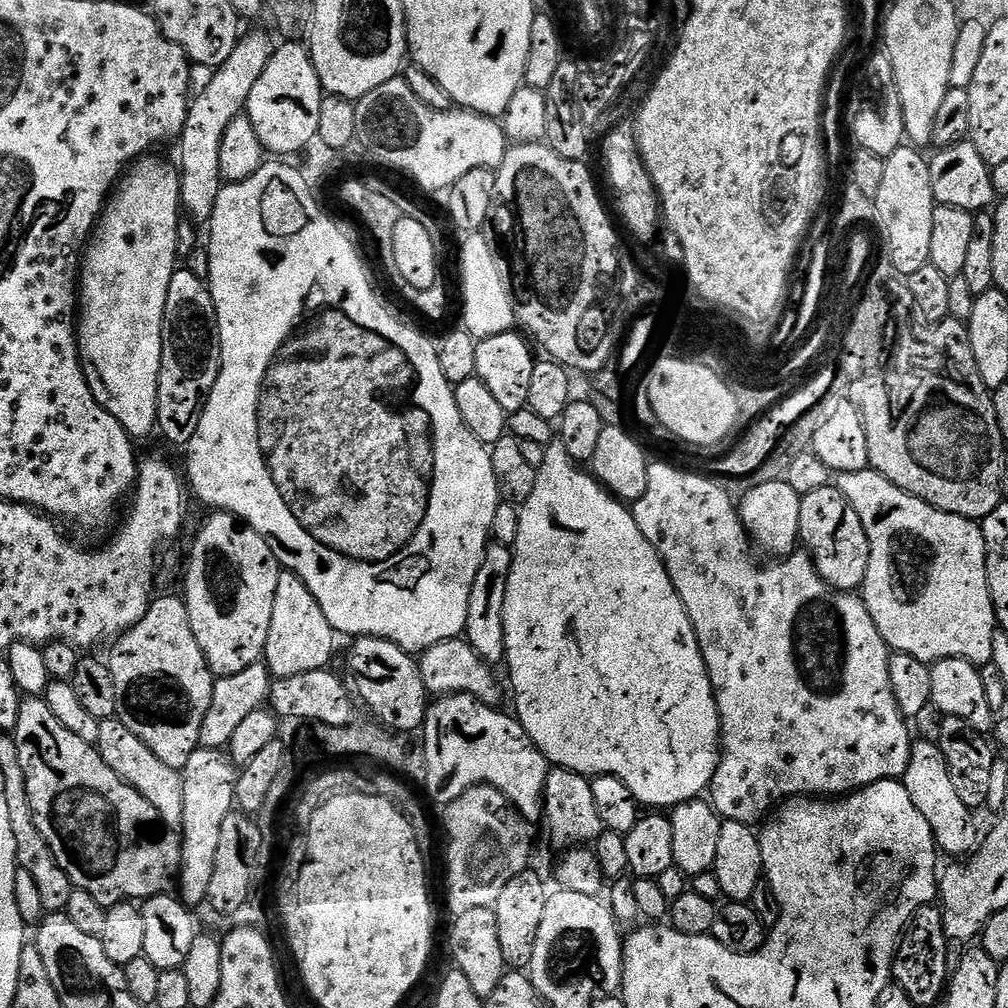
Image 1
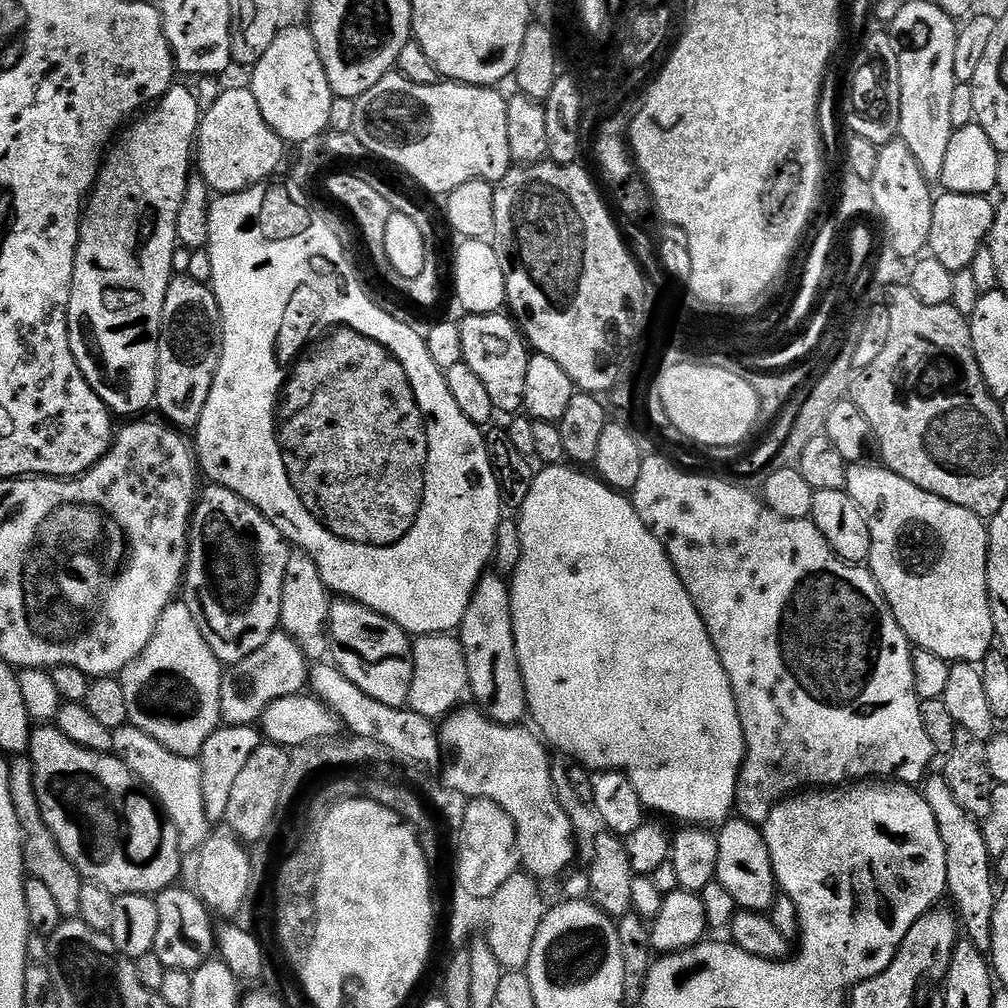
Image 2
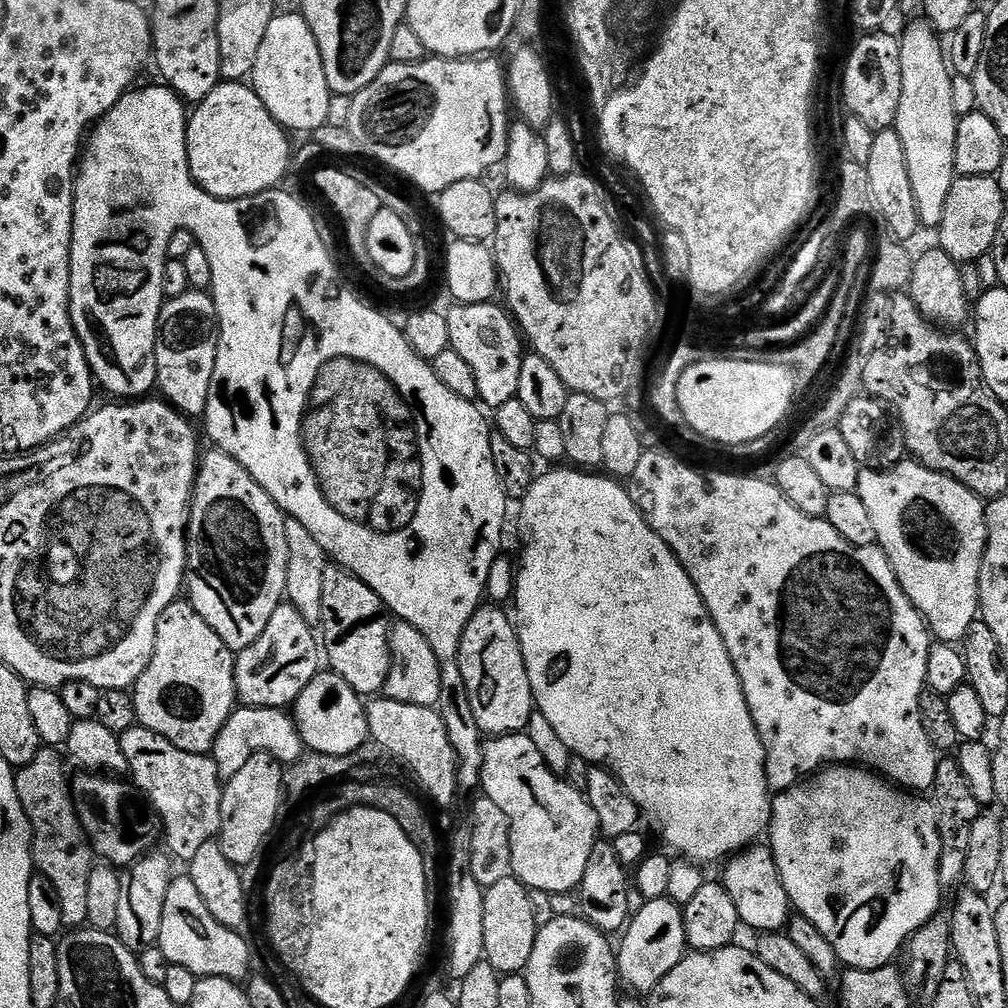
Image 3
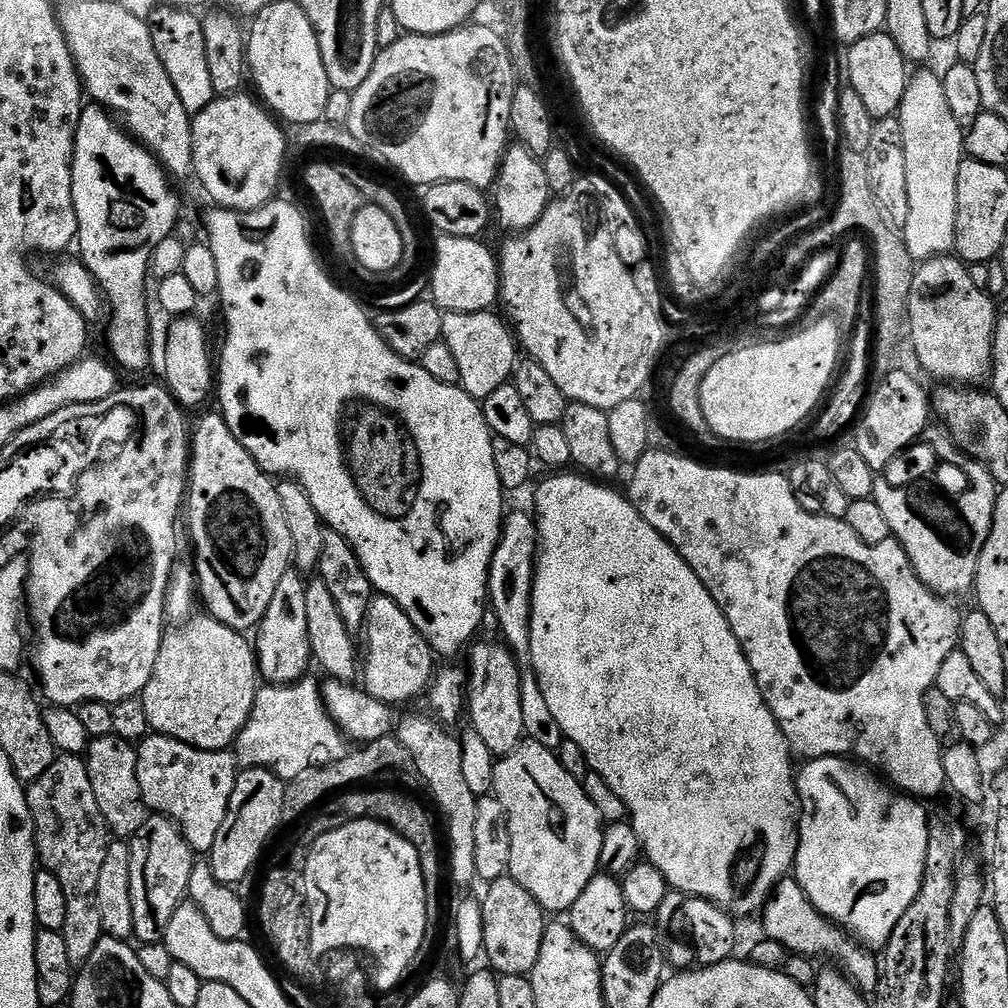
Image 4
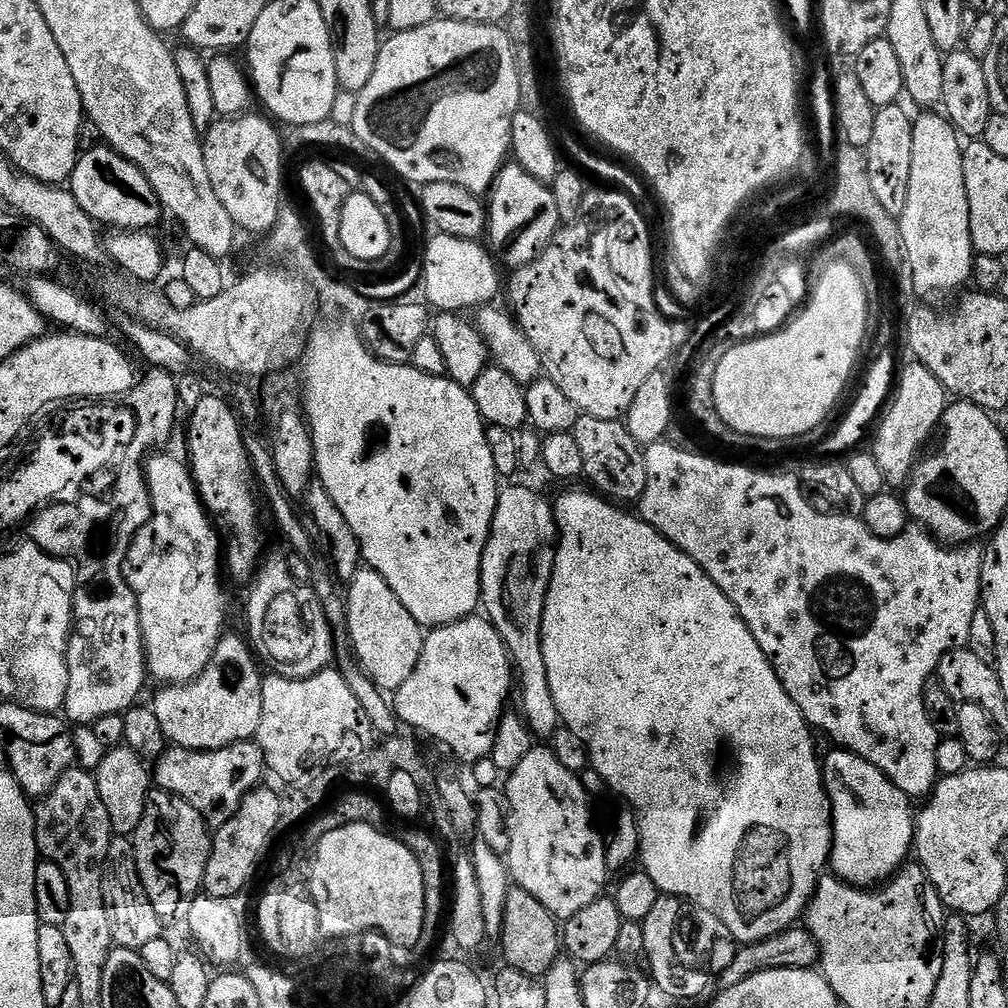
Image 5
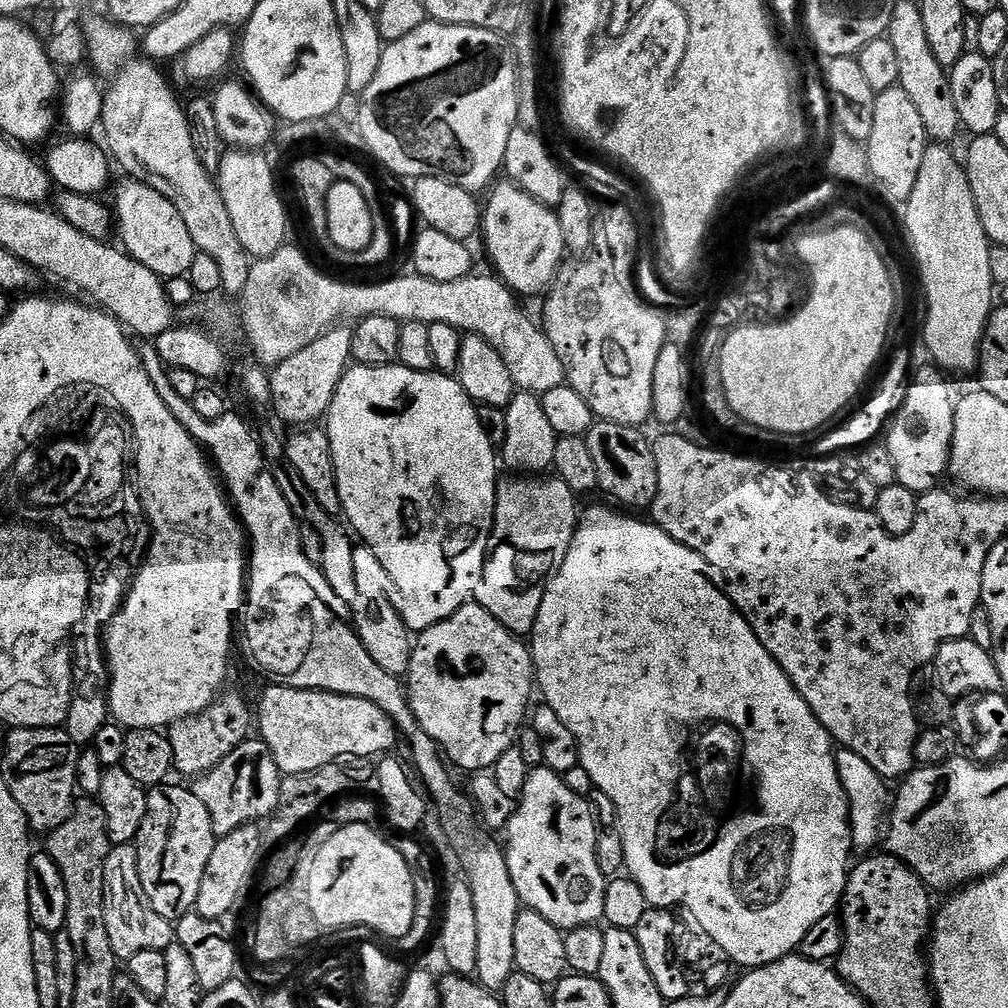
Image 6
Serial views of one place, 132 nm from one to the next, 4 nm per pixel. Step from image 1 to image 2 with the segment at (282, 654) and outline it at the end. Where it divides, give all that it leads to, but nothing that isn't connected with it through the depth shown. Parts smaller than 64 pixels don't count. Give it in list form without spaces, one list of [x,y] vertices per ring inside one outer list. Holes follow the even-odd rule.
[[[289,551],[288,561],[286,562],[284,589],[282,590],[280,628],[292,637],[292,640],[308,658],[324,658],[329,655],[329,607],[330,593],[326,585],[322,582],[322,576],[316,563],[302,551]]]

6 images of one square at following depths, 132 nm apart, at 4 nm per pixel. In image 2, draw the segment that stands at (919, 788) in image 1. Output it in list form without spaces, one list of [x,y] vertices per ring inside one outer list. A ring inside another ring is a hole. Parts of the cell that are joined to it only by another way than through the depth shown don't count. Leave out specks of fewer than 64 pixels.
[[[932,774],[923,781],[922,795],[924,801],[934,810],[934,818],[938,822],[938,834],[942,834],[942,846],[946,846],[946,882],[948,883],[947,895],[952,896],[956,903],[954,909],[959,923],[964,924],[963,935],[972,941],[974,946],[982,950],[991,949],[992,946],[992,919],[994,918],[994,906],[998,895],[997,885],[992,885],[992,876],[994,880],[994,858],[986,850],[986,838],[984,829],[978,821],[971,816],[962,806],[958,806],[958,798],[954,798],[954,790],[946,782],[942,774]]]

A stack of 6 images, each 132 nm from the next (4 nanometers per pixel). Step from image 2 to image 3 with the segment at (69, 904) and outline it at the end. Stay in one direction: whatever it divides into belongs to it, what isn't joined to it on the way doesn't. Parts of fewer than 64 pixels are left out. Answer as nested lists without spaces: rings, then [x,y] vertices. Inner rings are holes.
[[[41,747],[34,762],[16,772],[16,789],[32,827],[32,863],[35,871],[50,878],[58,889],[65,929],[79,930],[88,924],[90,914],[87,897],[94,853],[70,803],[70,775],[64,765],[65,757],[60,757],[60,754],[57,749]]]

